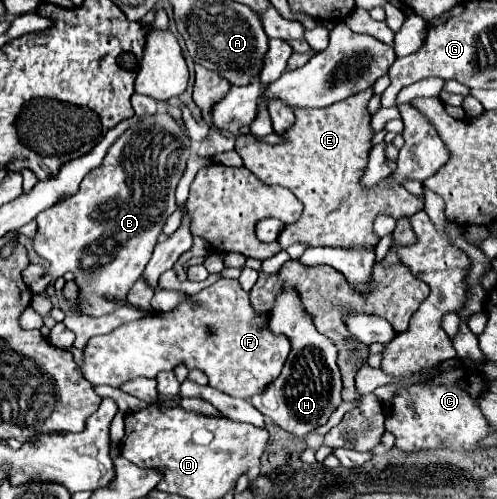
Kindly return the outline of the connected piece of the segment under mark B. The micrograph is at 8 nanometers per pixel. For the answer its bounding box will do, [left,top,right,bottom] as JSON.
[33,113,191,317]

